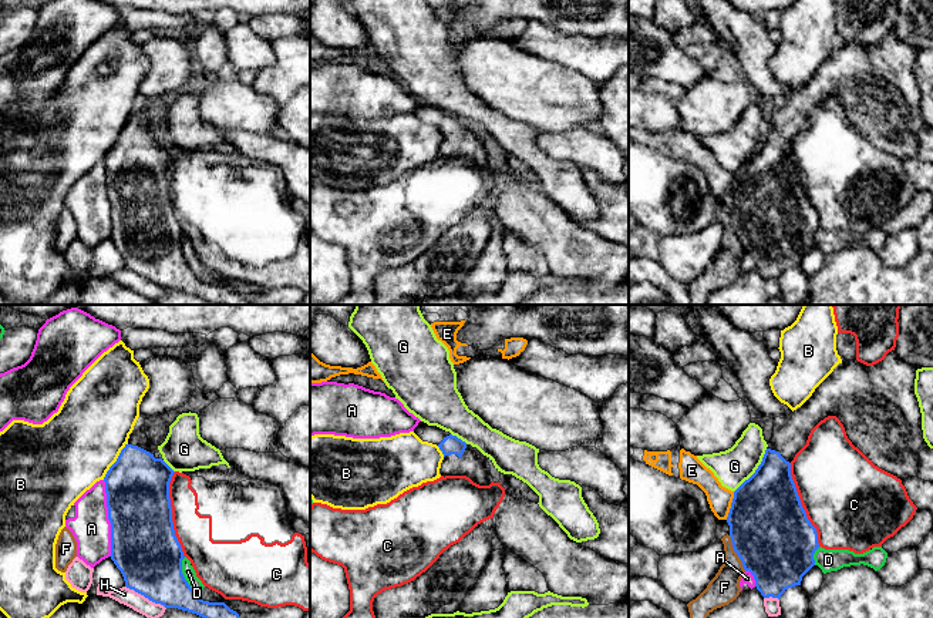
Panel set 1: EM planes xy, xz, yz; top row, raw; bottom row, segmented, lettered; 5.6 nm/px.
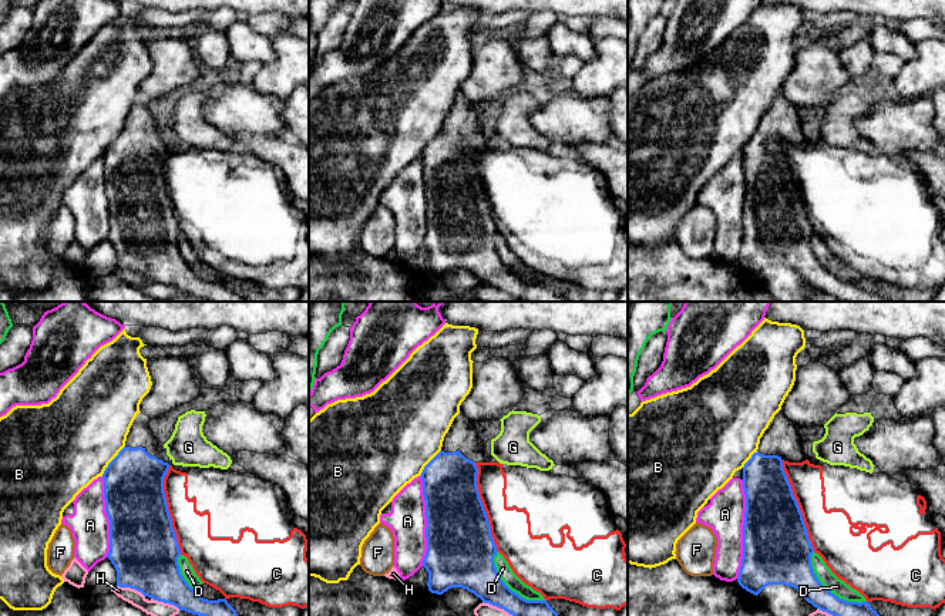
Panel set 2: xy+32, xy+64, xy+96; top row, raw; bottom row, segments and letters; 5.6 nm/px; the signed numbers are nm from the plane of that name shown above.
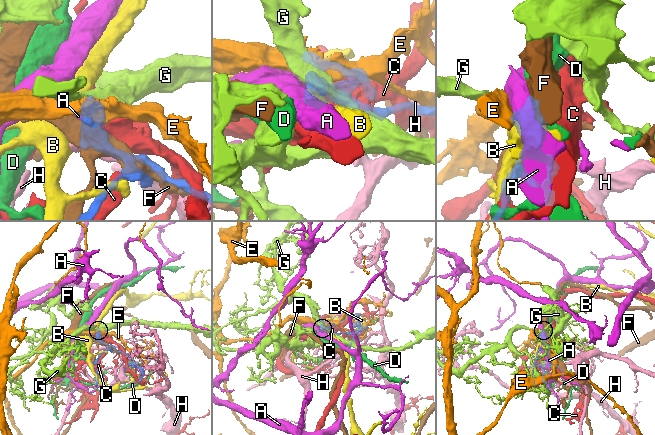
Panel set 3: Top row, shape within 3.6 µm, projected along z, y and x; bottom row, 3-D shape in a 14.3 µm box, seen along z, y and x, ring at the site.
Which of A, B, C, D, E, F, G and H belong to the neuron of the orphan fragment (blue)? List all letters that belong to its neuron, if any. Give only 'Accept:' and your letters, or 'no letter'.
Accept: no letter

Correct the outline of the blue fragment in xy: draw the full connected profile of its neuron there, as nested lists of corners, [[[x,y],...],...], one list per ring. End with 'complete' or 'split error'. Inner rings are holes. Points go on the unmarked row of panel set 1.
[[[139,97],[128,124],[104,158],[111,204],[110,238],[121,252],[125,268],[149,282],[196,295],[212,303],[240,305],[236,292],[225,283],[201,281],[185,261],[182,255],[185,236],[175,216],[169,179],[169,164],[175,152],[162,140],[155,140],[155,134],[158,127],[148,121],[145,100]]] | split error

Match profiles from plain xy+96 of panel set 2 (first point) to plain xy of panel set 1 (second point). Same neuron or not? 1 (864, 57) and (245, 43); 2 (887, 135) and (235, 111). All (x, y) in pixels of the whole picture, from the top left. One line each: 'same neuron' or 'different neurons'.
1: different neurons
2: same neuron

